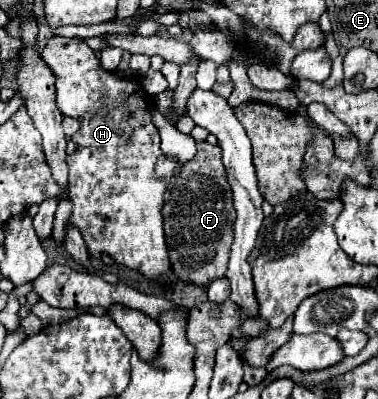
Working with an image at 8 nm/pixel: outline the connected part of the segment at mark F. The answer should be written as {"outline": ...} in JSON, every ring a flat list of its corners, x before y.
{"outline":[[197,142,197,154,179,168,173,190,165,198,163,220,171,268,179,280,209,286,213,280,225,276,233,244,235,208,219,146]]}

